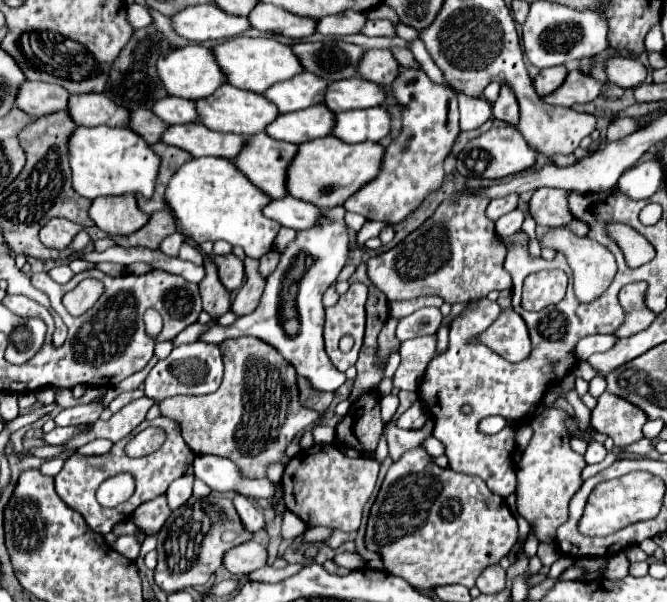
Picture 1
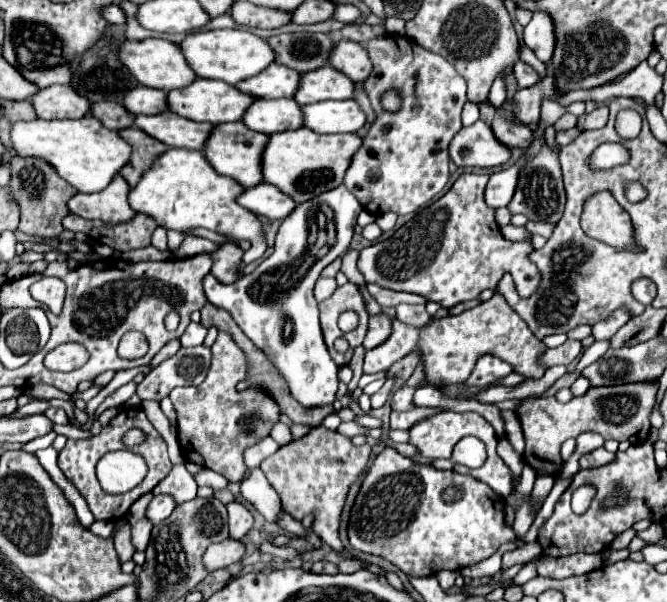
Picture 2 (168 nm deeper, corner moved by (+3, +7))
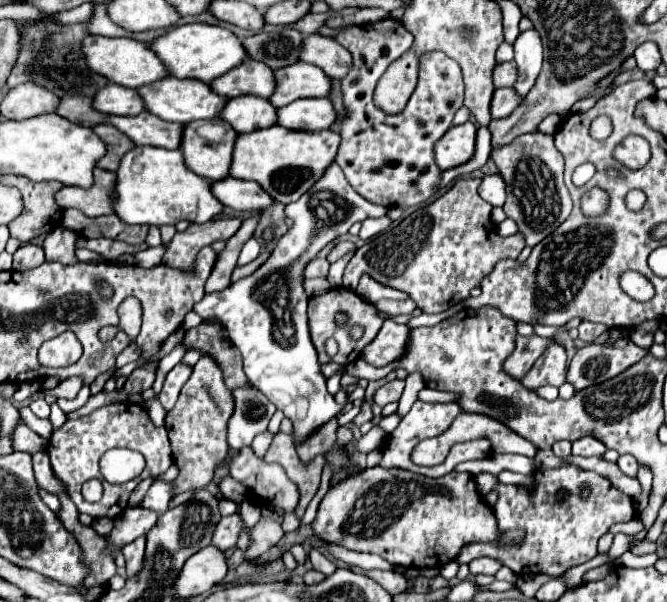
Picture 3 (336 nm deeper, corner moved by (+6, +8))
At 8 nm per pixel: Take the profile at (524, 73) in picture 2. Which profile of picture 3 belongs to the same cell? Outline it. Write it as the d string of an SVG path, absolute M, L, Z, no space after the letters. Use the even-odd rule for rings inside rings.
M514 62L496 64L492 70L492 80L494 80L496 88L512 86L512 82L516 82L516 64Z

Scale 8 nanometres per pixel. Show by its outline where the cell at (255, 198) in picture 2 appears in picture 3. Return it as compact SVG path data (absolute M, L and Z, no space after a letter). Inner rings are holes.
M224 178L212 182L212 194L228 208L232 210L264 210L268 208L274 200L256 186L256 182L248 180L238 180L238 178Z

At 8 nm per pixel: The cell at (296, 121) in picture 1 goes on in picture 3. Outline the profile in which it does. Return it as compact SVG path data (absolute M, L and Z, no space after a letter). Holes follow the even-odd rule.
M230 98L220 112L220 120L228 122L238 134L252 132L276 124L276 108L266 98Z

